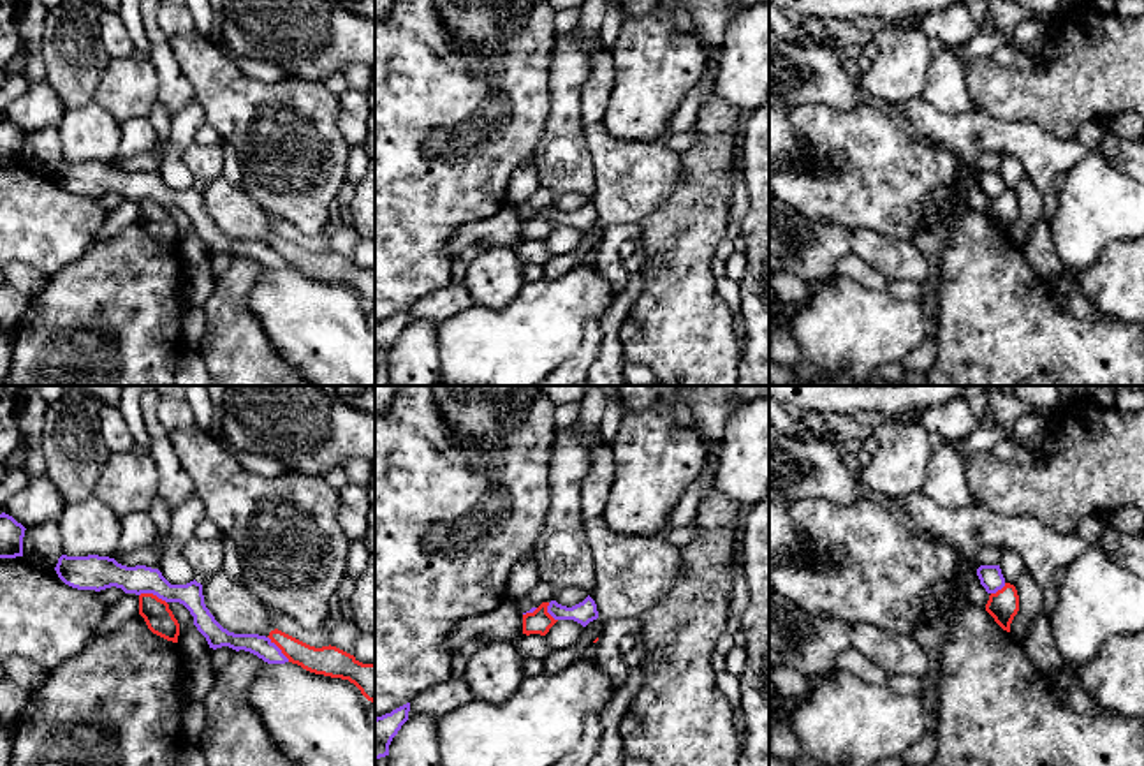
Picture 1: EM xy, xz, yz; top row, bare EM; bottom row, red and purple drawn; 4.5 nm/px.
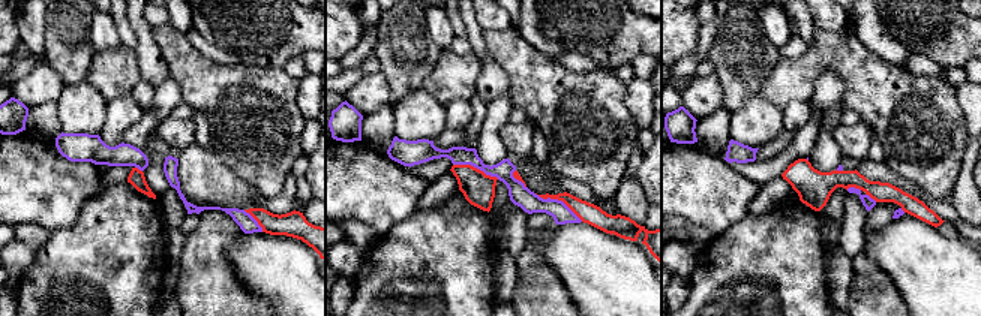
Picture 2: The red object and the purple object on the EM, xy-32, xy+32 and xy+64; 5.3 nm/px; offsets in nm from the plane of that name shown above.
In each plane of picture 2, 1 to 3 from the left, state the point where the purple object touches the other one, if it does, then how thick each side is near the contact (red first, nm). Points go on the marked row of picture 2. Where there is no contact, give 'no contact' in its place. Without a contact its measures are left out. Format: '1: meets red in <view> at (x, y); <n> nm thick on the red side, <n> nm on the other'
1: meets red in xy-32 at (255, 219); 140 nm thick on the red side, 90 nm on the other
2: meets red in xy+32 at (558, 199); 110 nm thick on the red side, 110 nm on the other
3: meets red in xy+64 at (854, 186); 190 nm thick on the red side, 60 nm on the other

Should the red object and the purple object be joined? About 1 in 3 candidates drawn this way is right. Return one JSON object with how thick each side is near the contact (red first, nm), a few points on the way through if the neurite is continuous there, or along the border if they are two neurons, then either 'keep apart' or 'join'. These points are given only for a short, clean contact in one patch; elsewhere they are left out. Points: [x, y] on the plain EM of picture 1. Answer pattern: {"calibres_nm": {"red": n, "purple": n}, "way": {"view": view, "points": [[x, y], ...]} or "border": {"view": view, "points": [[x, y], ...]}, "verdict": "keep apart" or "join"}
{"calibres_nm": {"red": 130, "purple": 150}, "verdict": "keep apart"}

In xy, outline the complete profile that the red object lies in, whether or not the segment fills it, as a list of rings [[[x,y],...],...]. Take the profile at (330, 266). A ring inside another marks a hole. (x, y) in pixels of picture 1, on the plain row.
[[[278,234],[271,236],[268,243],[289,268],[315,280],[348,285],[368,306],[375,308],[375,269],[363,269],[354,261],[331,250],[310,252]]]

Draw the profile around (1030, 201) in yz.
[[[1024,176],[1014,192],[1019,201],[1019,217],[1010,229],[1010,241],[1023,247],[1035,222],[1044,217],[1044,199],[1030,176]]]

